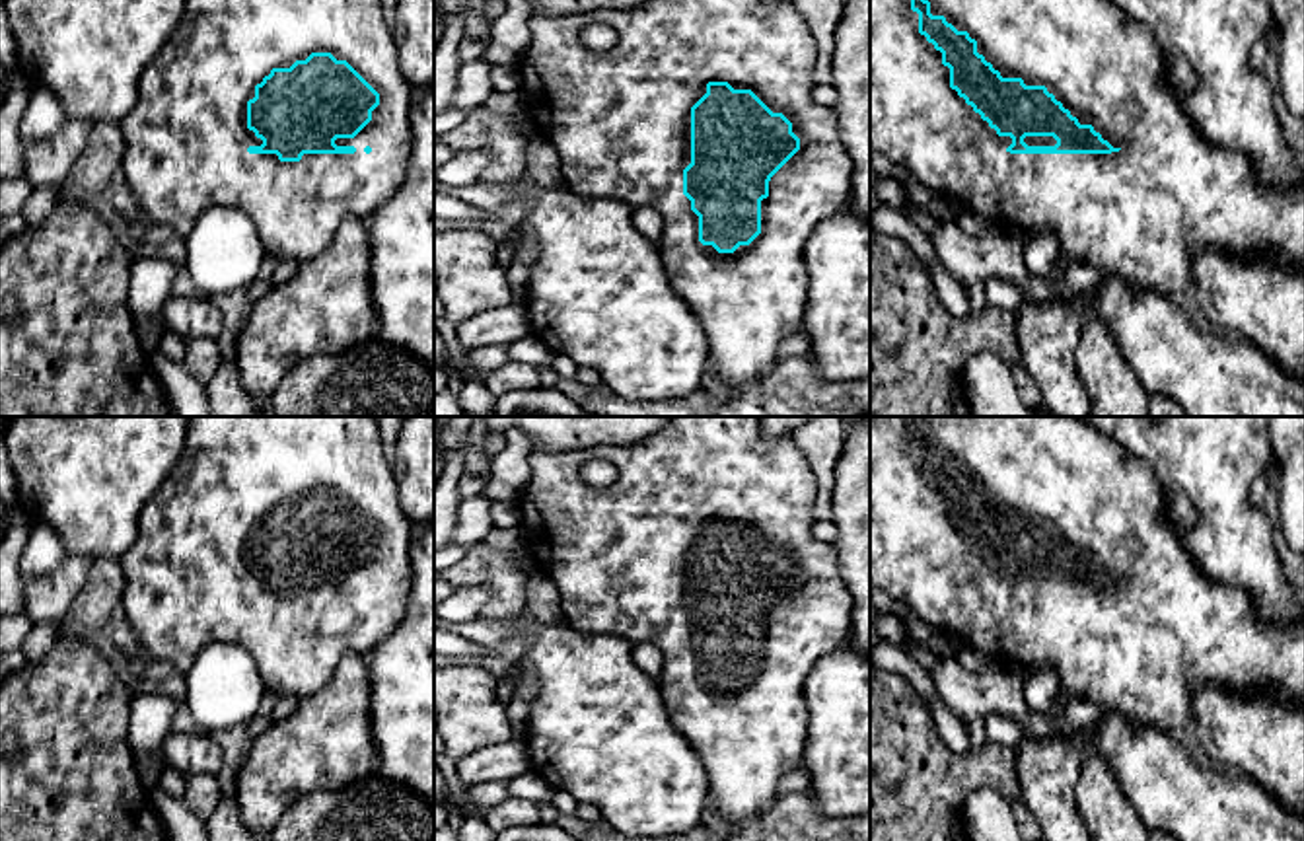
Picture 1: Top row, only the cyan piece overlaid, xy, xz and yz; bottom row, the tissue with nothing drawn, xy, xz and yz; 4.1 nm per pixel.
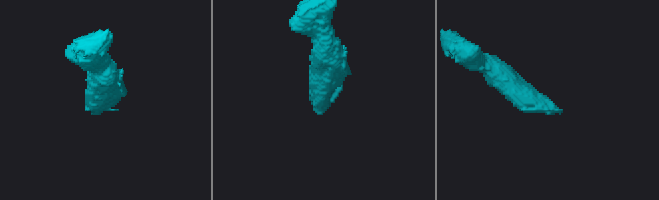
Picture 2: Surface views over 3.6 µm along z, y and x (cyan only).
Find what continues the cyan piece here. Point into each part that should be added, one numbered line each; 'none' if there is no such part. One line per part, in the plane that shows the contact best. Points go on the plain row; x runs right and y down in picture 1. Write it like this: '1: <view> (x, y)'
1: yz (1143, 649)

